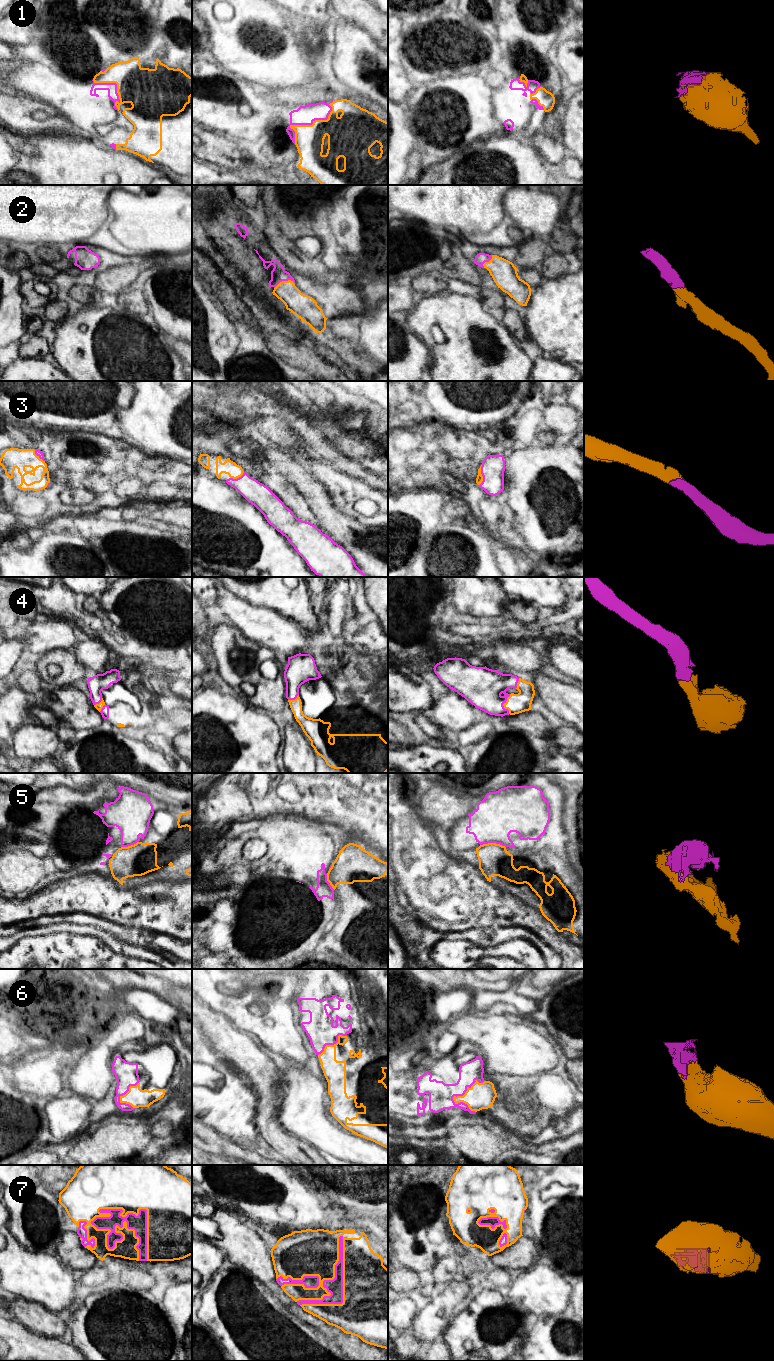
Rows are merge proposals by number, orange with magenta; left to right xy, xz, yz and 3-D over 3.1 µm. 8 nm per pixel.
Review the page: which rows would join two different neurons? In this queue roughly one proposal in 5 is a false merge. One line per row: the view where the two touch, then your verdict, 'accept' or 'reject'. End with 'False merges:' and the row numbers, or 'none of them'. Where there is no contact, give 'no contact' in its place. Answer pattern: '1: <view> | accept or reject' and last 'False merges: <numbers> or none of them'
1: xz | accept
2: xz | accept
3: yz | accept
4: yz | accept
5: yz | reject
6: yz | accept
7: xy | accept
False merges: 5

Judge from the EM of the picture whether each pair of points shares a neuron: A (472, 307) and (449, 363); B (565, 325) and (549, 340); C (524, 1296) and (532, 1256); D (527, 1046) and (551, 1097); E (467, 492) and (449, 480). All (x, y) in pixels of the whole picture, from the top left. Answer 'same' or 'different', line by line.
A: same
B: same
C: different
D: different
E: same

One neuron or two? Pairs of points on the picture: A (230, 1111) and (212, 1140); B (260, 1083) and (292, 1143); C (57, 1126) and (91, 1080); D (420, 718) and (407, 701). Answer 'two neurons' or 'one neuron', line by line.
A: two neurons
B: one neuron
C: two neurons
D: two neurons

